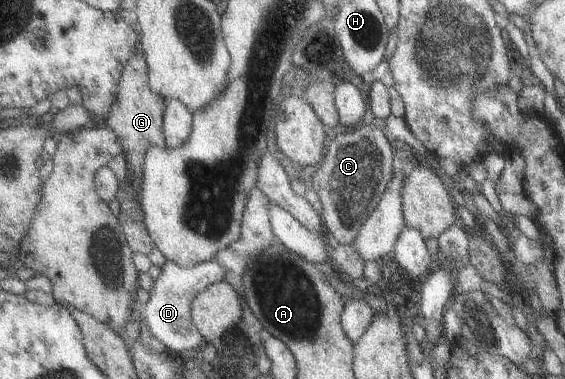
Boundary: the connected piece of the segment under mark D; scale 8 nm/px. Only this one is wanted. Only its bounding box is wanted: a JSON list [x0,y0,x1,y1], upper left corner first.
[143,260,229,354]

